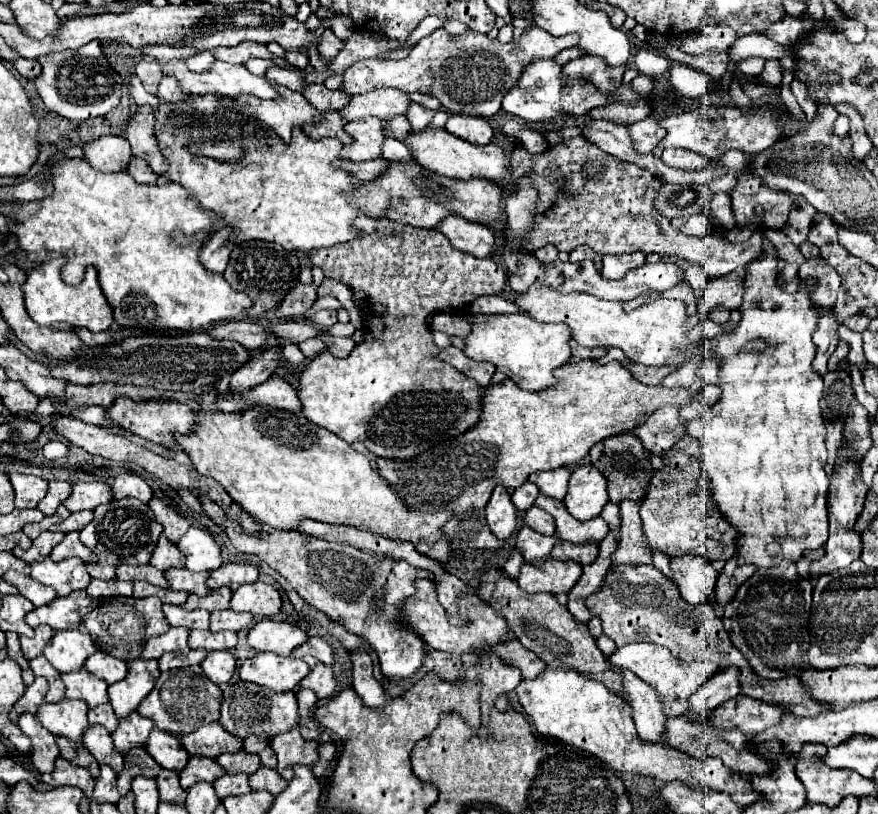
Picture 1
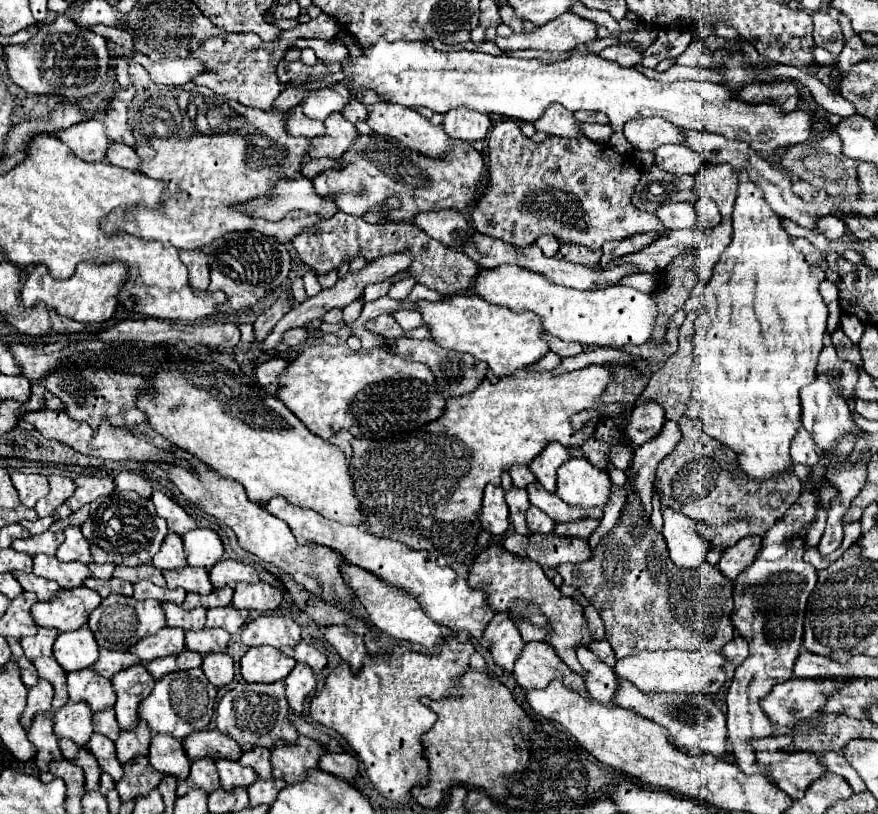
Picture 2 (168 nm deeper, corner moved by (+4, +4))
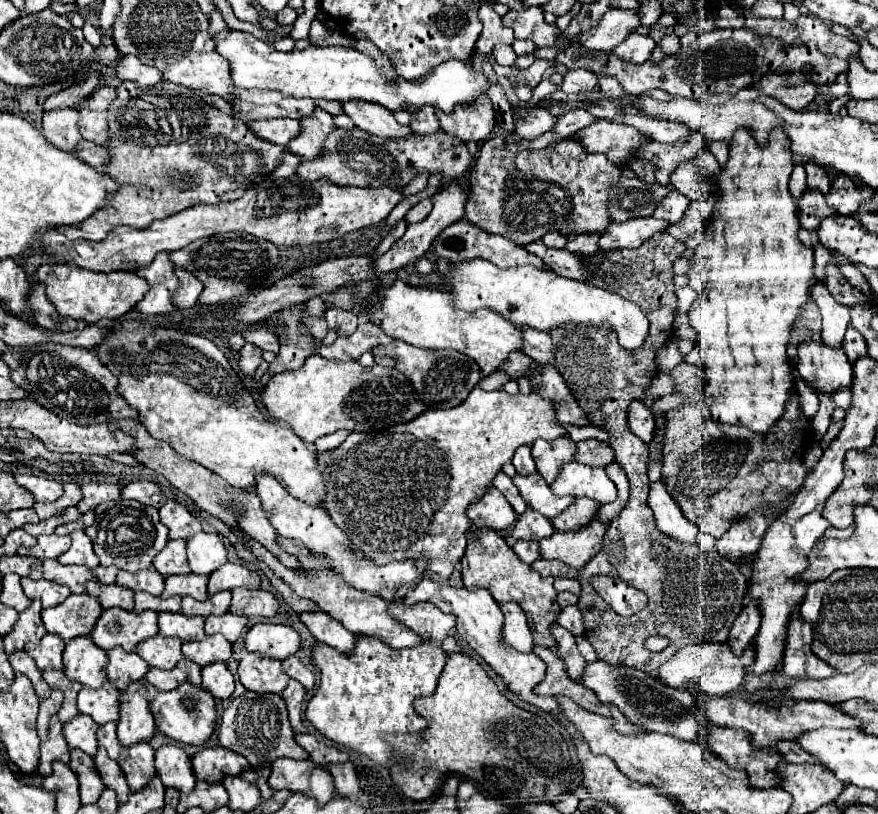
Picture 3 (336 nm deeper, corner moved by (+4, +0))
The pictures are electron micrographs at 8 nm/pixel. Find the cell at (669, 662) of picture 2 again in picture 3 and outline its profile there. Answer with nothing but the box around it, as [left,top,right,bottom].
[658,644,754,696]

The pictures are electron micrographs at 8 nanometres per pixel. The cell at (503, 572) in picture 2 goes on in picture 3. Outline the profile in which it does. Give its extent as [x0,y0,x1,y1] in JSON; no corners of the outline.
[462,528,562,650]

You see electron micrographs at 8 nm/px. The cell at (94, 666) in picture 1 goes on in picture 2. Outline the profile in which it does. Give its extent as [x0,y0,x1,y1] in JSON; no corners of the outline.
[92,648,142,678]

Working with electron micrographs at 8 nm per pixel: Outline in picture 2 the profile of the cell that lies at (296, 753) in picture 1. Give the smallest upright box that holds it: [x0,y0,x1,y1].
[272,736,322,784]

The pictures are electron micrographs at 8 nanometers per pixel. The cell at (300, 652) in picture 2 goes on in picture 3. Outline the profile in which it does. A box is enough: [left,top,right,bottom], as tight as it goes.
[282,654,314,688]

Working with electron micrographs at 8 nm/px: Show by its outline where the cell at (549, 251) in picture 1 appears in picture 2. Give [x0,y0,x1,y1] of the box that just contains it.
[536,236,560,256]

